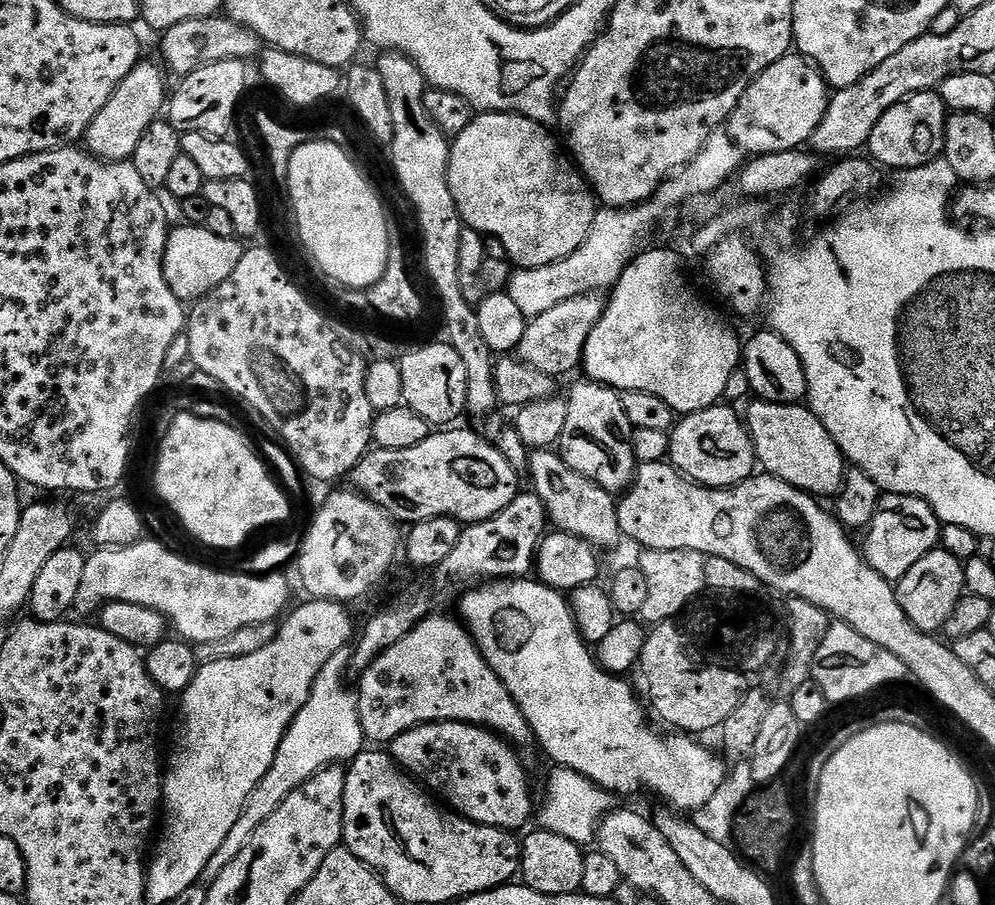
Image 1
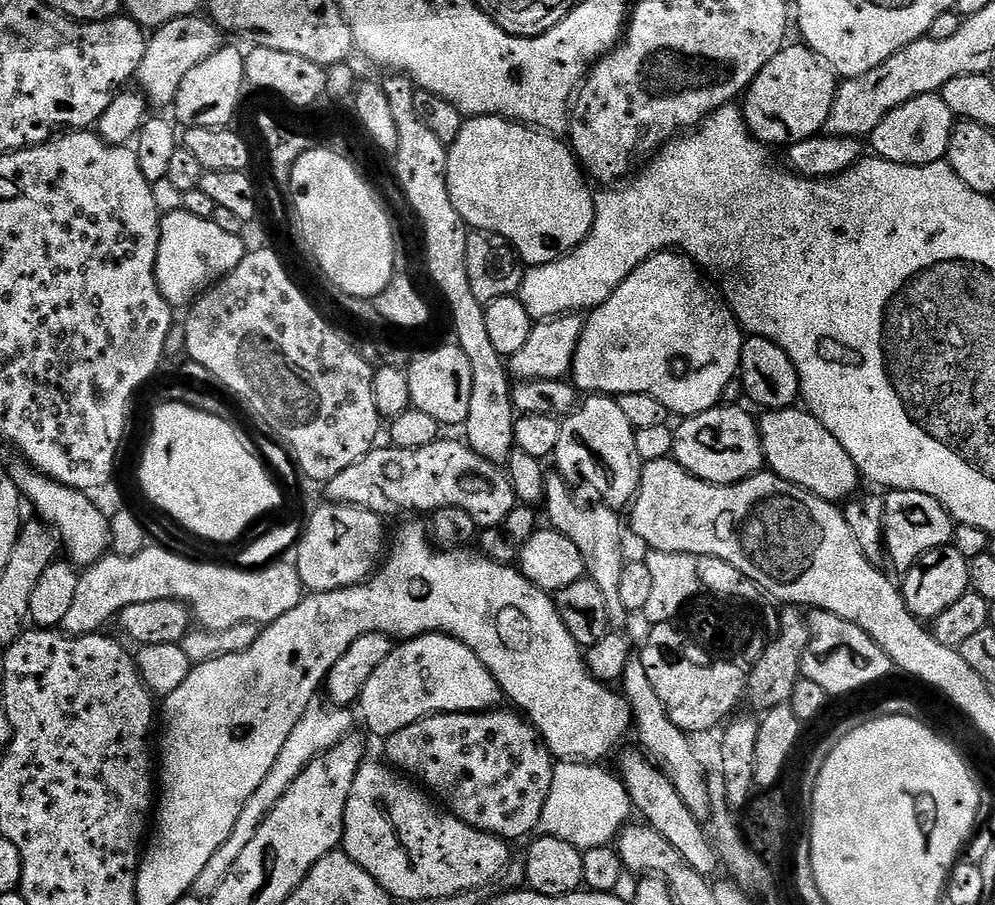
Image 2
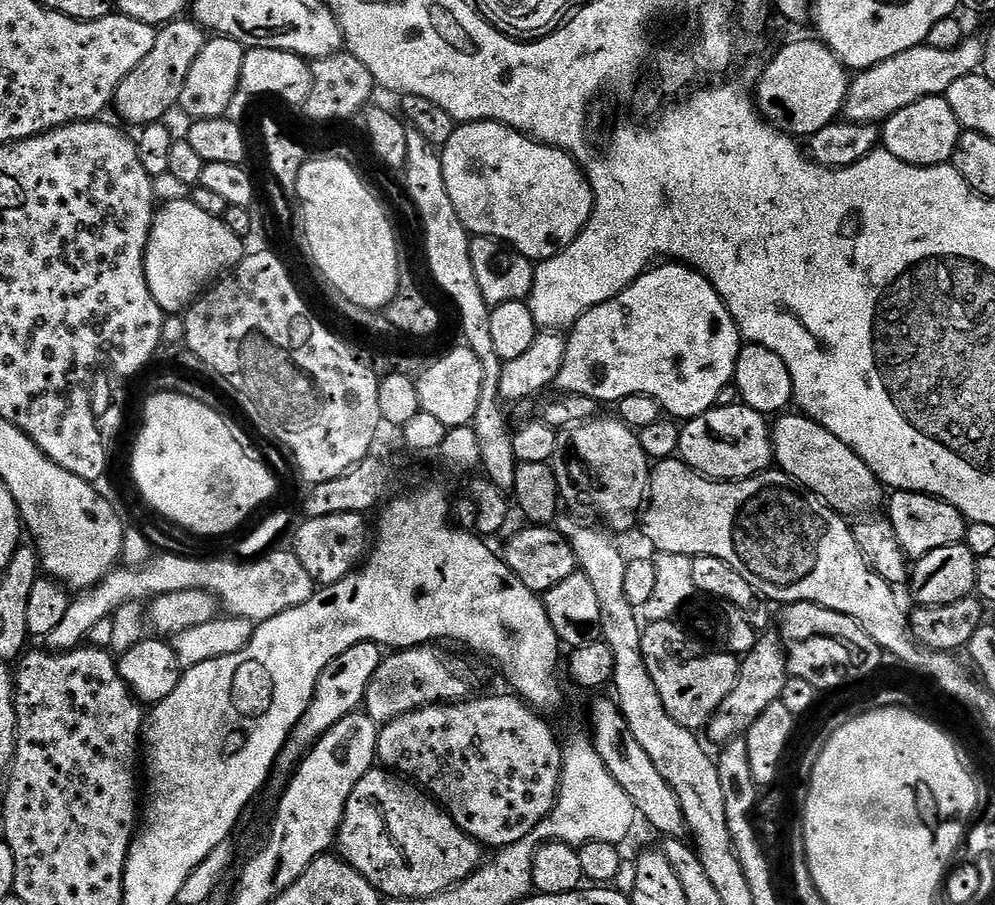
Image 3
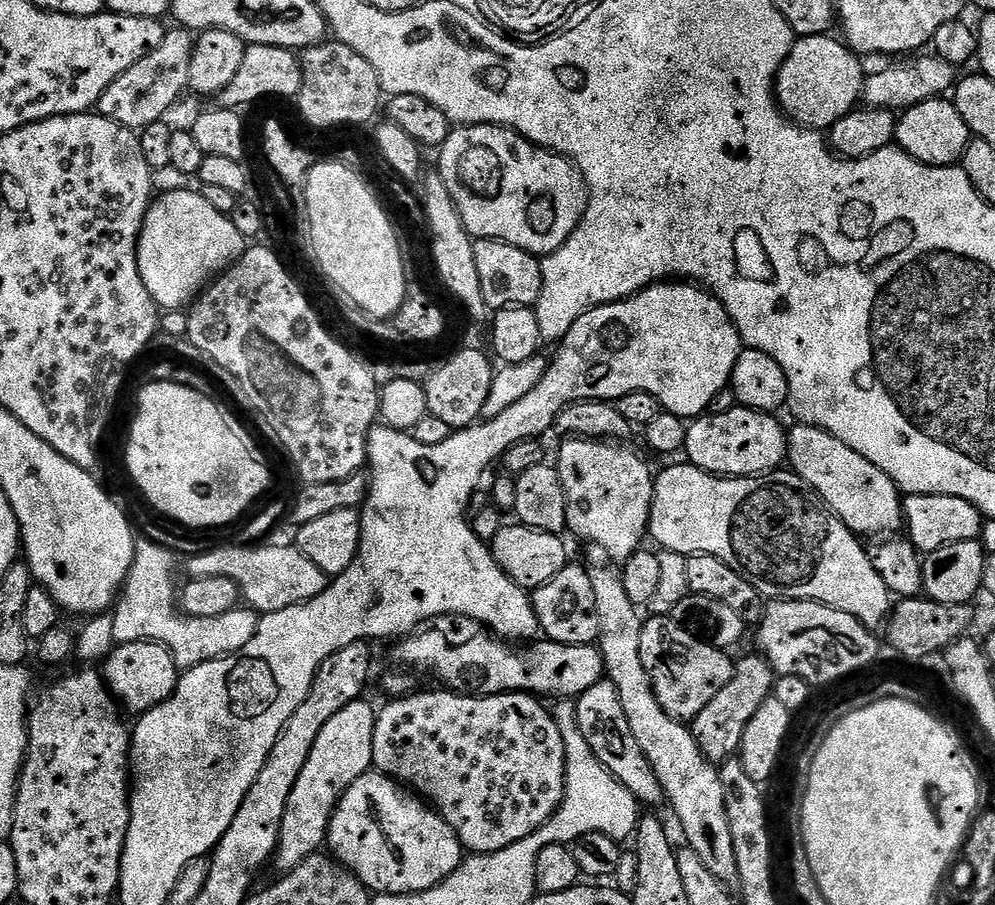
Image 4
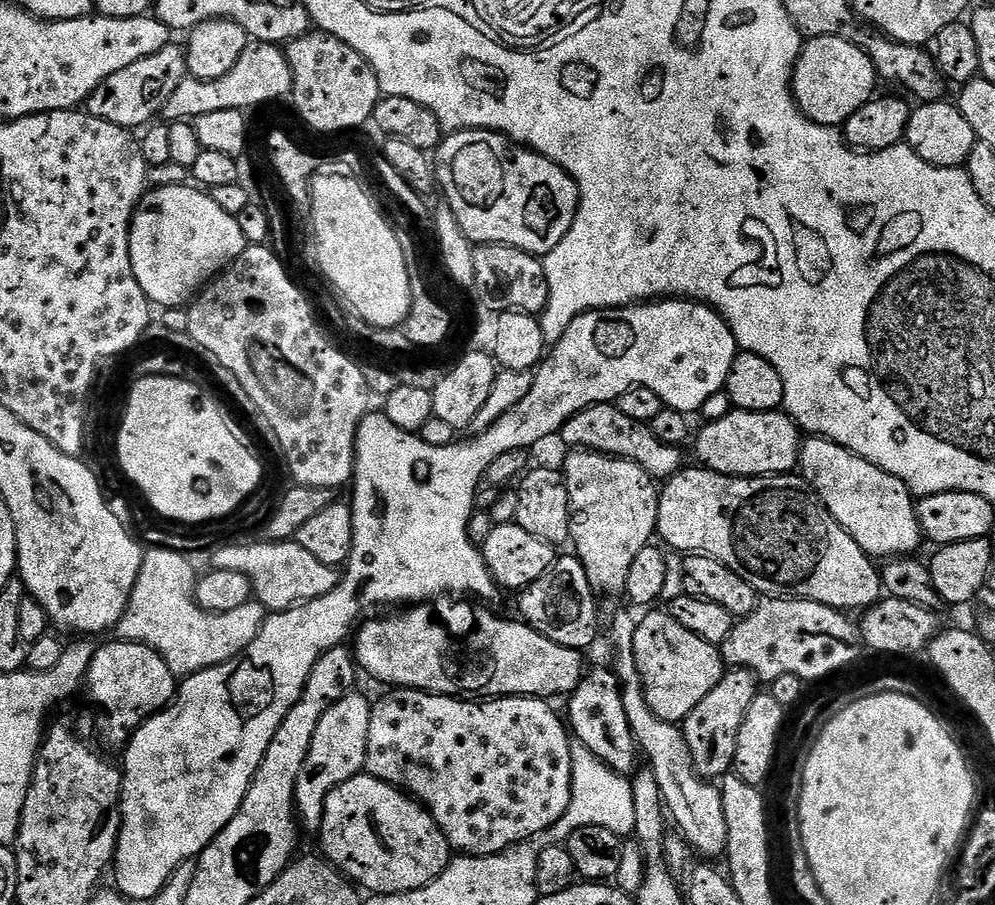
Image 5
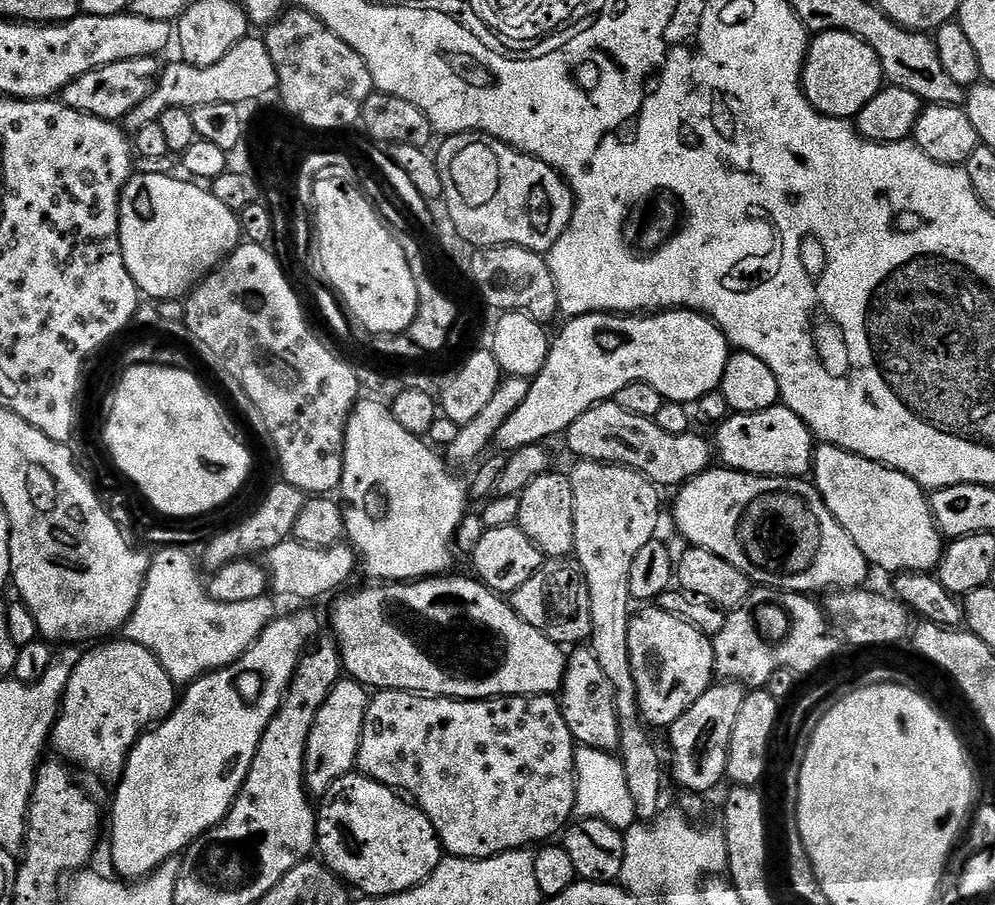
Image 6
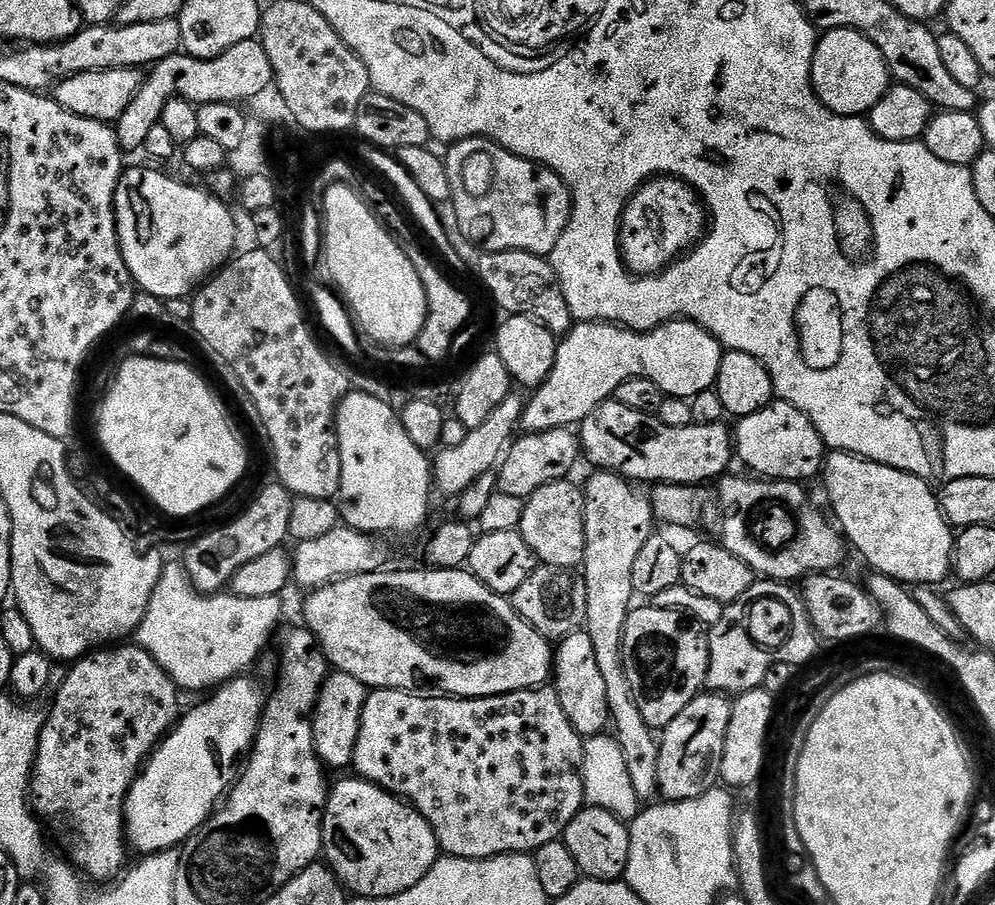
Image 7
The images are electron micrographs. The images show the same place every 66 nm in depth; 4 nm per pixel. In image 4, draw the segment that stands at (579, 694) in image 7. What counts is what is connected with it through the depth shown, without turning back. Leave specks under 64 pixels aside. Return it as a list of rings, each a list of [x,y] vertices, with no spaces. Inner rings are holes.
[[[605,678],[590,686],[590,690],[586,690],[576,700],[576,709],[578,710],[576,721],[582,730],[582,738],[590,742],[590,750],[605,770],[634,796],[640,806],[663,805],[665,799],[662,786],[646,754],[642,754],[642,746],[638,746],[634,733],[630,731],[630,722],[626,722],[622,702],[618,702],[618,692],[614,690],[609,680]]]

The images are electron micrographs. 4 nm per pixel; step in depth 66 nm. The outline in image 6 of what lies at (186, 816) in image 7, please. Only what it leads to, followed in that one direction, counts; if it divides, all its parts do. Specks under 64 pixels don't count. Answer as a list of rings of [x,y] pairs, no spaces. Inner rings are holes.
[[[312,612],[283,616],[268,623],[266,630],[262,630],[260,637],[248,647],[245,656],[239,656],[227,668],[207,672],[187,685],[176,709],[162,723],[145,732],[132,748],[124,775],[115,785],[116,801],[112,804],[112,864],[119,879],[139,882],[151,876],[167,860],[179,857],[199,836],[217,828],[232,809],[237,794],[246,782],[254,754],[280,711],[296,679],[296,669],[320,628]]]

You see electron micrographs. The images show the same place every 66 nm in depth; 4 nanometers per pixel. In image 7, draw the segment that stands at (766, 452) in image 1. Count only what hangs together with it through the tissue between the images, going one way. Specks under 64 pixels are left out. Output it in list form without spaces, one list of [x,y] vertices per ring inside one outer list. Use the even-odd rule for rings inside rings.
[[[829,451],[822,473],[824,488],[828,491],[828,500],[836,511],[835,523],[839,531],[864,555],[866,563],[879,575],[889,576],[908,586],[940,586],[950,576],[950,557],[954,547],[954,529],[945,520],[940,509],[939,495],[927,479],[891,468],[885,464],[876,464],[873,460],[863,460],[849,452]]]

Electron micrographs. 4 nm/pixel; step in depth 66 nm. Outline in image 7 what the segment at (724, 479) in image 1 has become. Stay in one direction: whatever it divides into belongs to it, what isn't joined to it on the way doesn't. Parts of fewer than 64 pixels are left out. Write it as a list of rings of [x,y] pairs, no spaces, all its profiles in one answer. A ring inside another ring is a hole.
[[[779,398],[773,399],[762,410],[758,410],[749,416],[739,417],[734,424],[734,452],[748,468],[753,468],[755,475],[760,478],[769,480],[795,480],[797,482],[809,482],[821,475],[826,463],[826,445],[824,439],[818,434],[818,430],[814,426],[814,422],[810,422],[810,418],[806,418],[806,414],[802,414],[802,410],[798,410],[798,406],[794,406],[790,402]]]

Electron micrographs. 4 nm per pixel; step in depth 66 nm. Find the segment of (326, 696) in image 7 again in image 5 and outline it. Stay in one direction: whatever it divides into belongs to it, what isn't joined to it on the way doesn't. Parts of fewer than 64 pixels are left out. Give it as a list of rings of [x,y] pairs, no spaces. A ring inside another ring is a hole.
[[[353,690],[328,707],[326,714],[322,714],[318,722],[318,730],[314,730],[306,762],[302,762],[302,770],[296,783],[296,814],[299,823],[303,827],[305,824],[312,834],[320,831],[322,814],[326,798],[330,798],[330,790],[342,786],[342,782],[350,782],[350,778],[364,772],[372,706],[371,699],[367,700],[360,690]]]

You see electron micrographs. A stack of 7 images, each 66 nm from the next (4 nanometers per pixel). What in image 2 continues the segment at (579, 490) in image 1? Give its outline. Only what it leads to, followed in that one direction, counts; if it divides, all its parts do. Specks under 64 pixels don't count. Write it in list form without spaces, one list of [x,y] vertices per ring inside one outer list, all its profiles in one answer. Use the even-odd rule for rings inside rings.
[[[559,474],[546,475],[546,490],[544,491],[543,511],[548,511],[547,523],[555,528],[557,532],[566,534],[566,538],[570,538],[570,542],[574,542],[574,546],[578,546],[578,550],[582,550],[582,558],[584,559],[584,570],[587,579],[594,582],[594,586],[598,586],[598,590],[602,590],[602,595],[606,598],[606,610],[608,611],[609,621],[616,626],[624,626],[627,620],[630,620],[628,613],[622,606],[621,592],[618,591],[620,580],[622,579],[622,570],[626,563],[624,557],[624,532],[626,536],[626,528],[620,525],[621,513],[615,508],[607,506],[599,506],[600,508],[583,508],[576,501],[576,496],[572,493],[573,485],[565,480]]]

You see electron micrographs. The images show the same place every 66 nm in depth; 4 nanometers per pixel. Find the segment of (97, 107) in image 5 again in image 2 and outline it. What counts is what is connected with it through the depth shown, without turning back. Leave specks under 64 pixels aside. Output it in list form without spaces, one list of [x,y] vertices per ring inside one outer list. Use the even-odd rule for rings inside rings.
[[[204,14],[174,18],[174,22],[166,22],[166,26],[155,29],[146,46],[142,66],[138,66],[134,77],[135,83],[140,83],[139,91],[143,99],[153,109],[171,109],[176,103],[178,86],[182,86],[182,78],[186,78],[186,74],[190,74],[190,70],[194,70],[198,62],[210,58],[219,48],[225,47],[225,44],[225,33]]]

